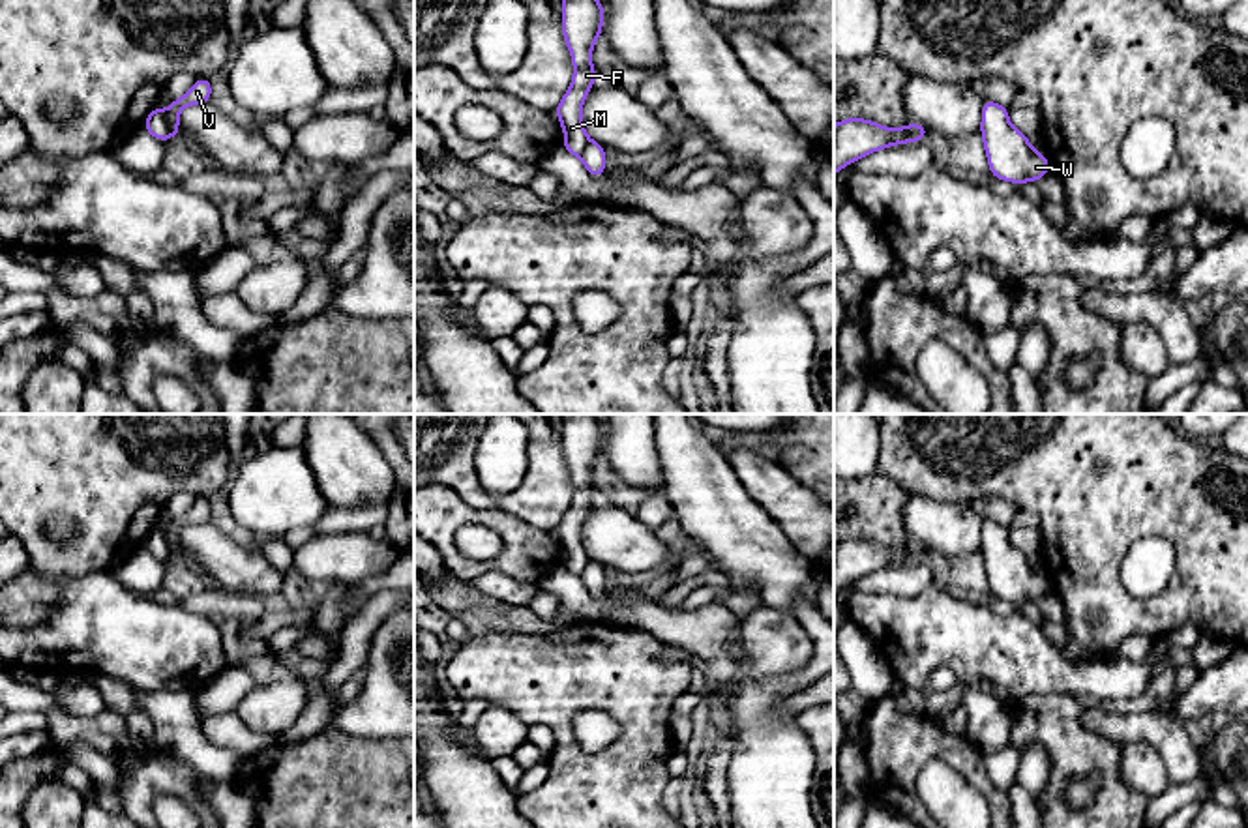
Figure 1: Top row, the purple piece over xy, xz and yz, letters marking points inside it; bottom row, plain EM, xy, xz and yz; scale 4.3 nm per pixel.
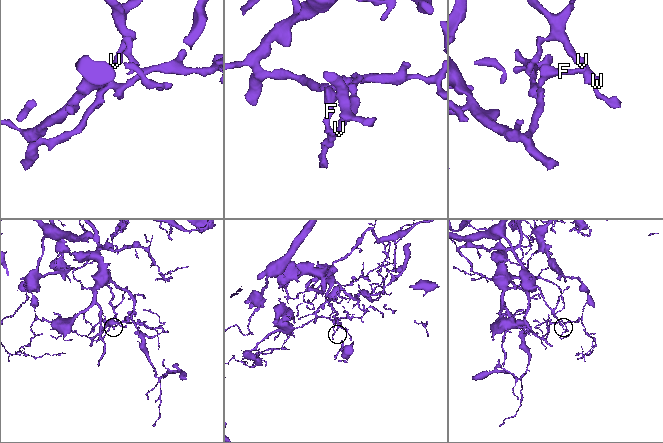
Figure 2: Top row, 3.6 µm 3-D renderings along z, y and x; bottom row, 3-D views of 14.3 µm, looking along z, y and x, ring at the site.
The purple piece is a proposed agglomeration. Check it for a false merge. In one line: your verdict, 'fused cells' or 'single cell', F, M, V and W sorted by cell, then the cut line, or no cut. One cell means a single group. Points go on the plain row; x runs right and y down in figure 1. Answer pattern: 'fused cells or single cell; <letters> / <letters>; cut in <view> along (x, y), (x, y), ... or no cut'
fused cells; F M / V W; cut in xy along (162, 532), (169, 555)

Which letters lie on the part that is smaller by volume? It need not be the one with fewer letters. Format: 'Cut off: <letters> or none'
Cut off: F, M

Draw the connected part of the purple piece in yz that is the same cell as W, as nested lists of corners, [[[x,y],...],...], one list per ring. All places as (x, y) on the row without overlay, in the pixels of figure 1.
[[[984,519],[980,549],[993,598],[1025,603],[1049,592],[1046,573],[1034,571],[1029,558],[1008,543],[1006,526]]]

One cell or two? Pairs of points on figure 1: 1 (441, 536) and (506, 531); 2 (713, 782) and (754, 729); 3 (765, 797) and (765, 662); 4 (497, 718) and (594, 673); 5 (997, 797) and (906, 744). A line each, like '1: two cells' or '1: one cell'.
1: one cell
2: two cells
3: two cells
4: two cells
5: one cell

